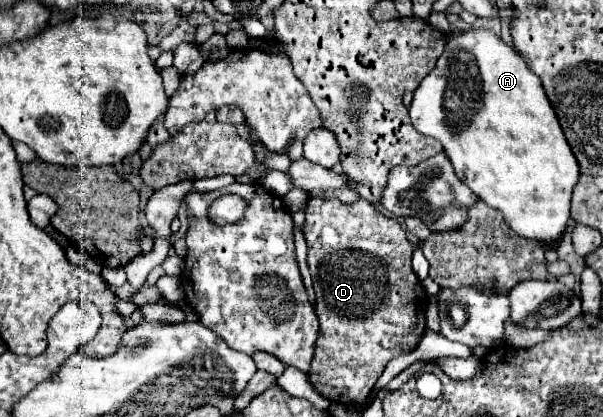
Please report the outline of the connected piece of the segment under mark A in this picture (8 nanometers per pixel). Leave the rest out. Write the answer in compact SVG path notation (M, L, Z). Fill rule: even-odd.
M470 29L446 43L434 71L414 91L410 117L422 135L430 135L442 143L456 175L478 199L500 211L508 227L520 237L554 245L566 233L572 219L572 191L580 179L580 165L562 133L542 83L528 69L526 61L492 31Z

